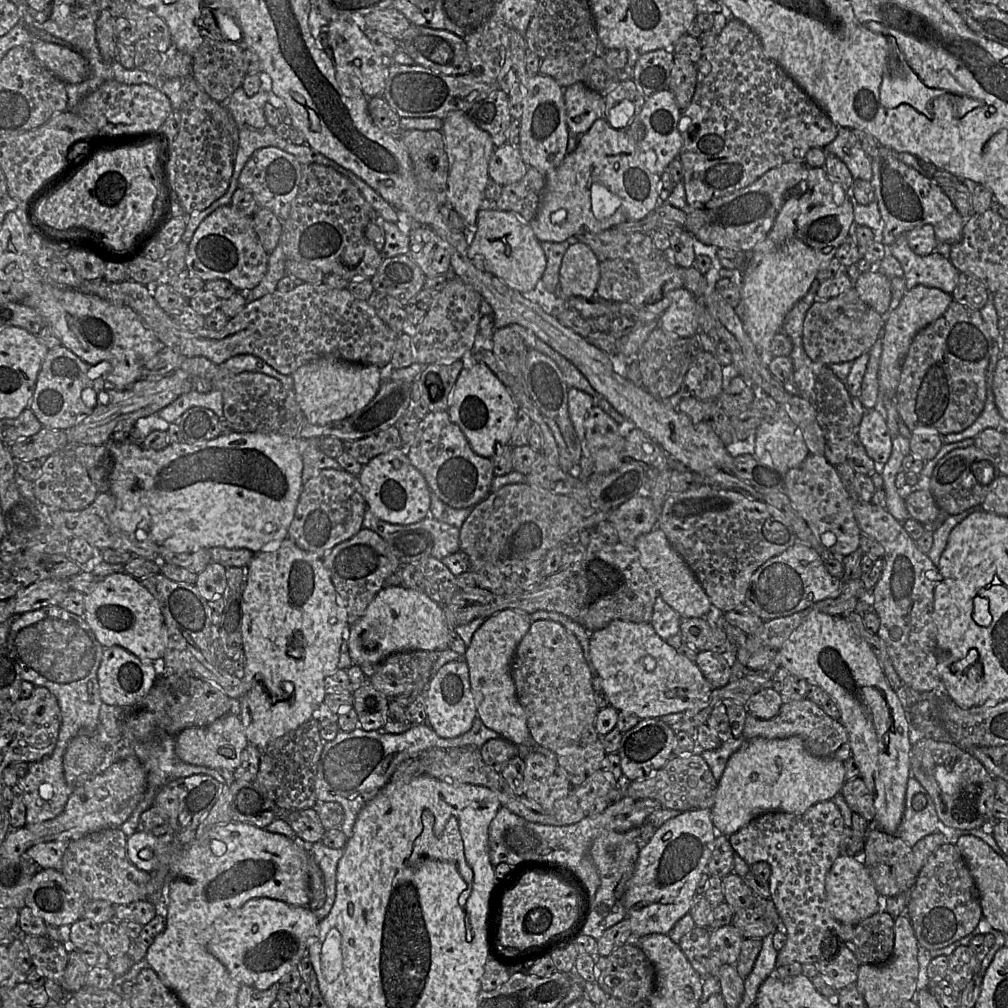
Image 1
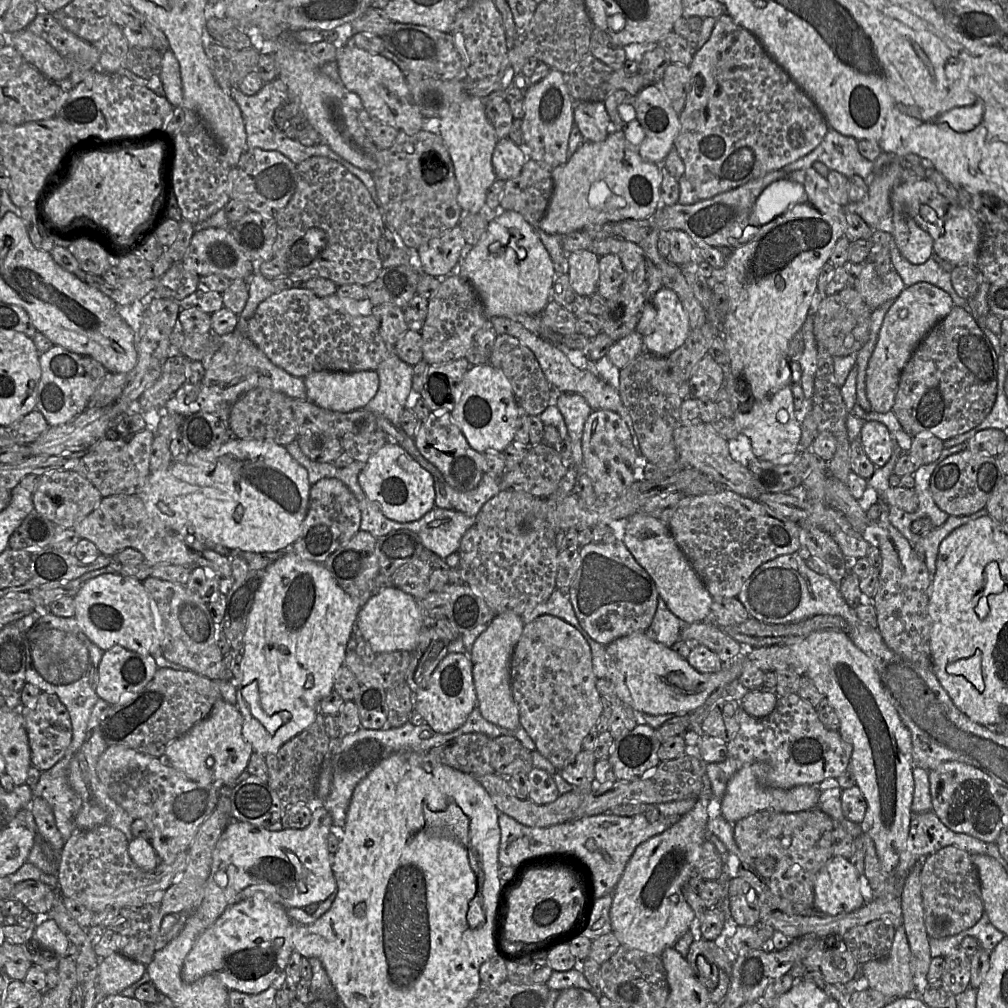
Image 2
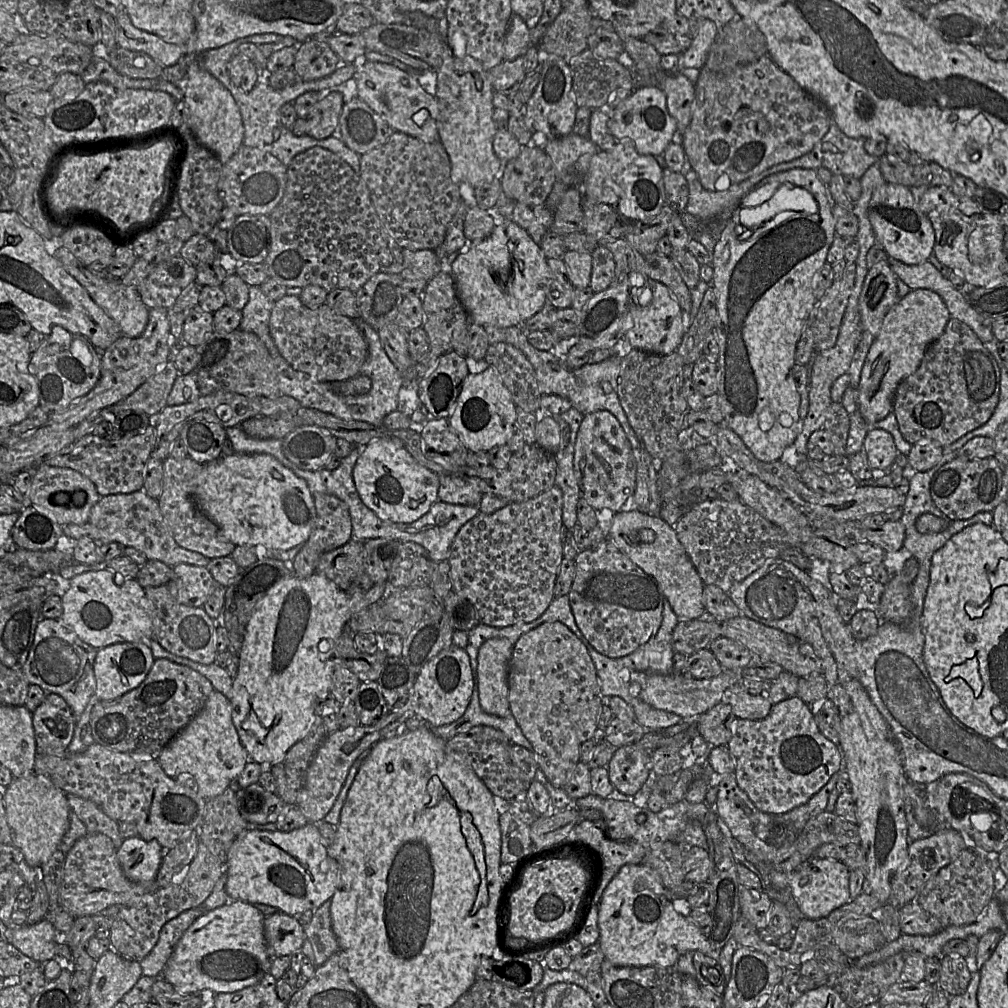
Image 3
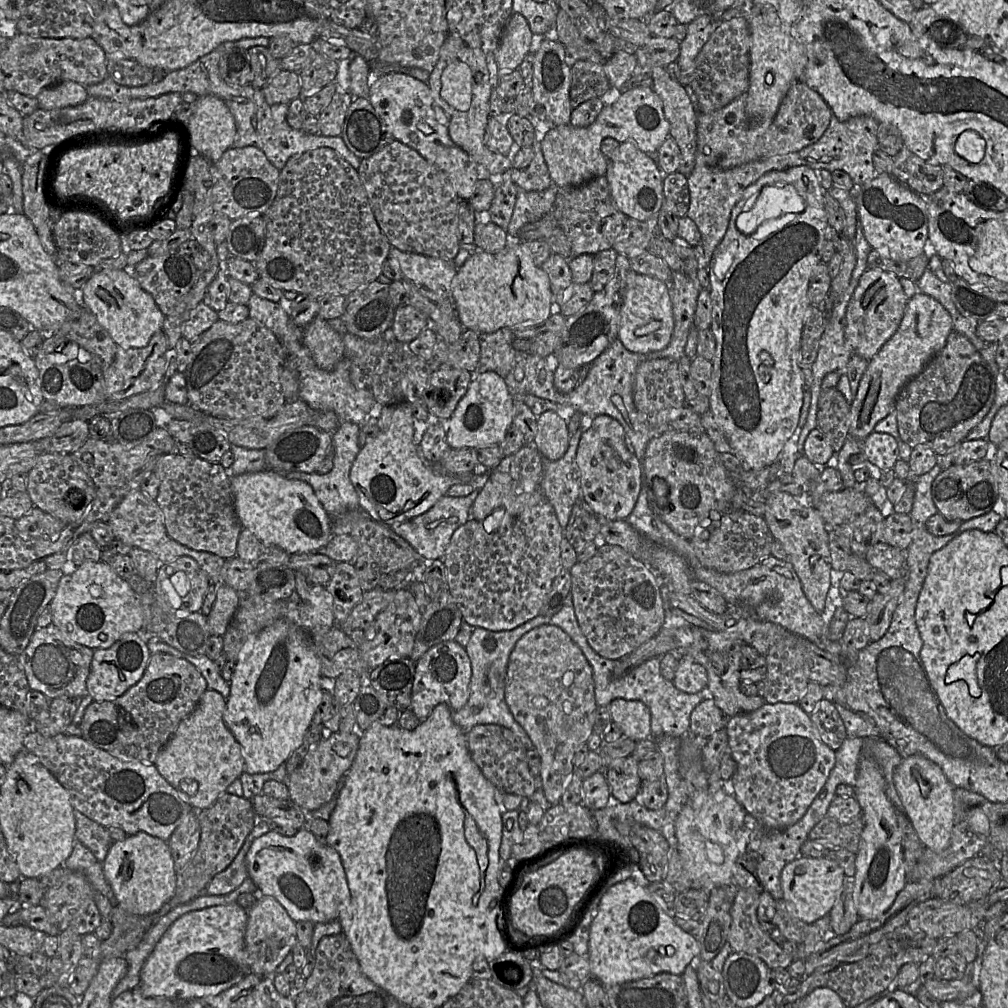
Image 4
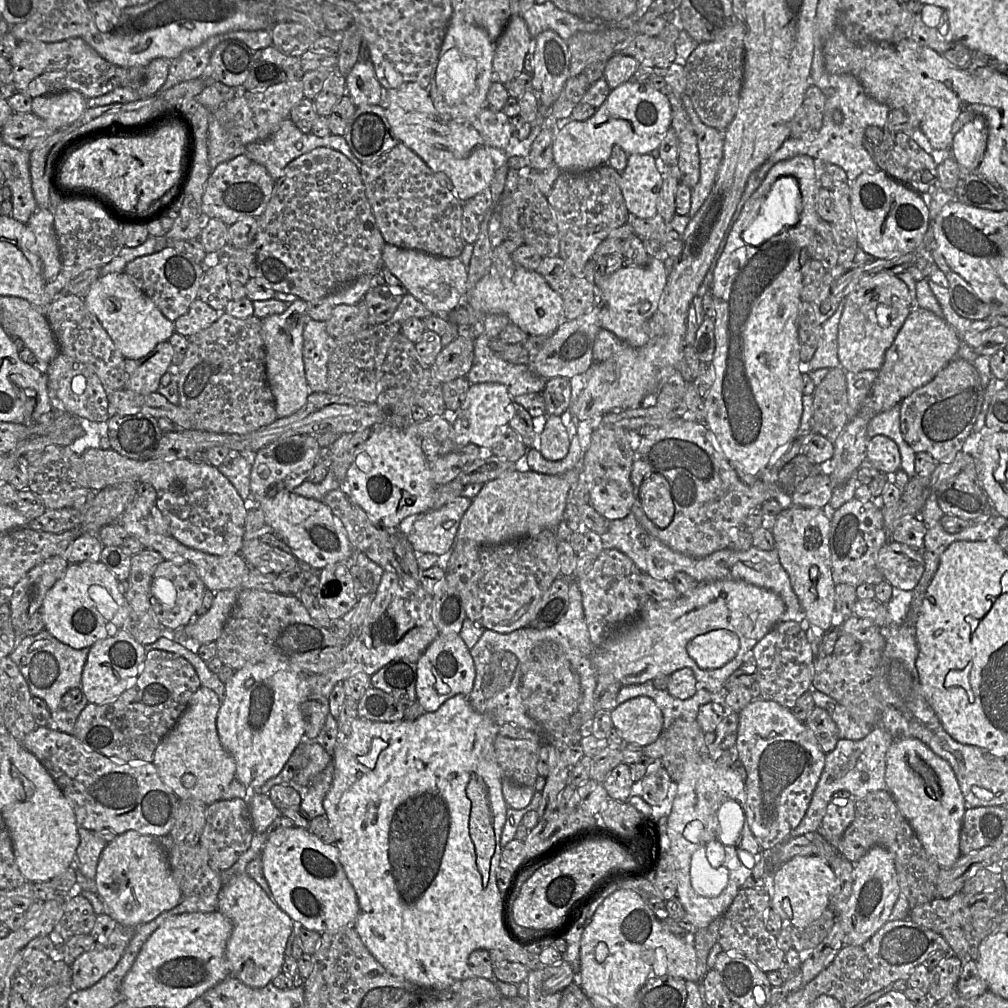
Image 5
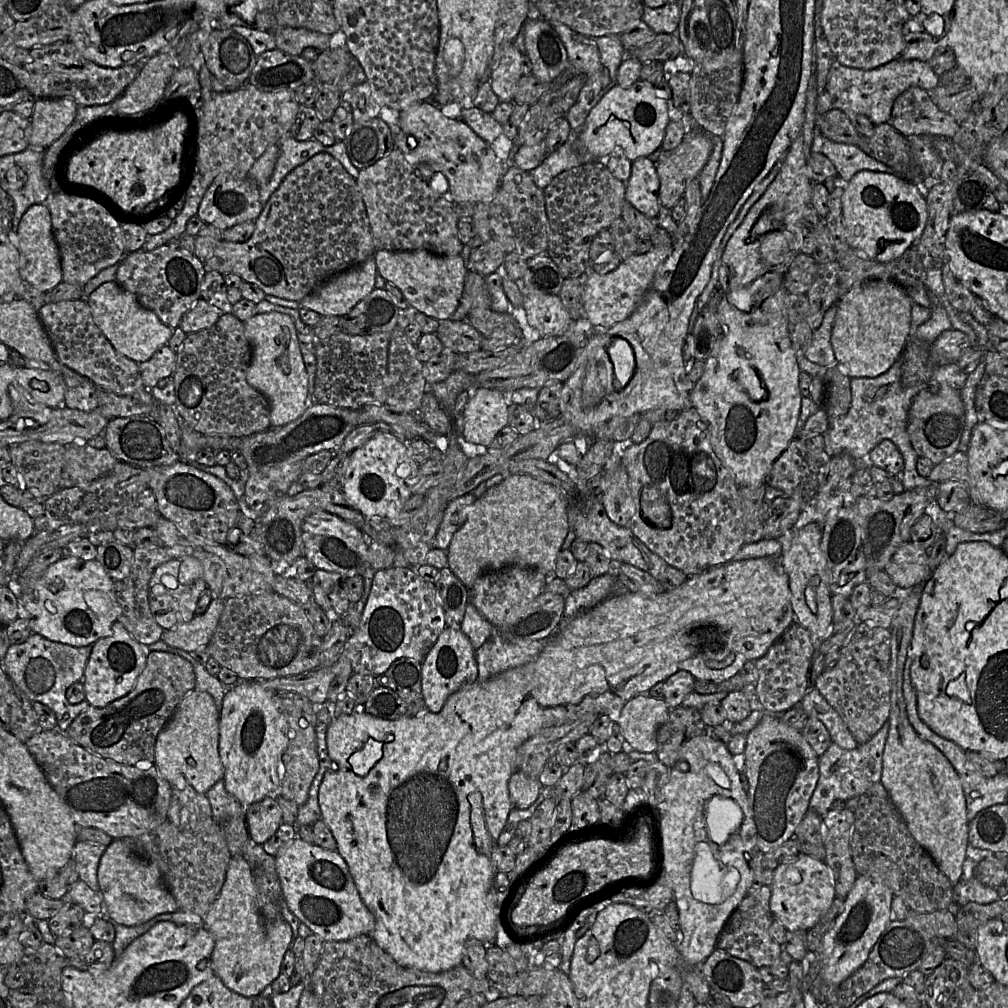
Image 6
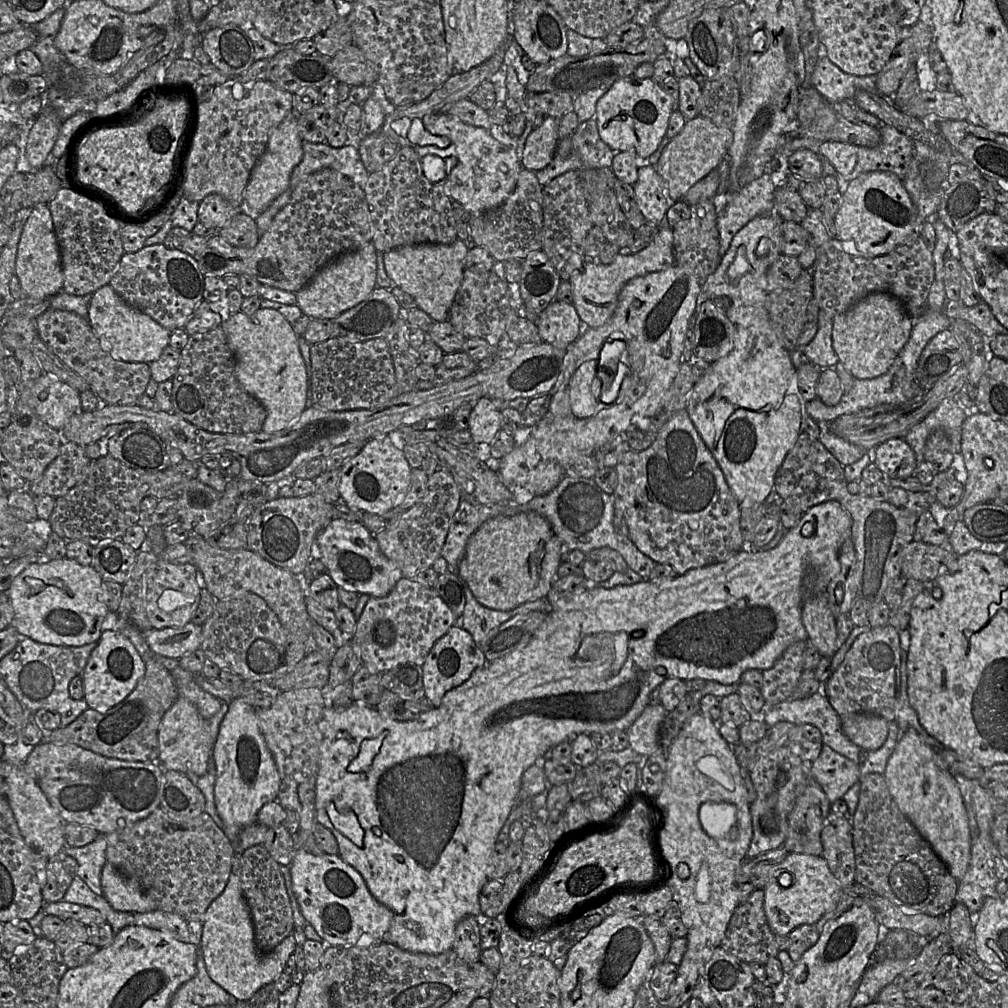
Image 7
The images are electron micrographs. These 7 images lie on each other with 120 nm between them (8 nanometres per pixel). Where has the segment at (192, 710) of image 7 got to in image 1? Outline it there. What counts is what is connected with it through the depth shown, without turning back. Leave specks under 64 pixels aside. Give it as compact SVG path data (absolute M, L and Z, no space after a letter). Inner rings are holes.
M228 713L207 726L192 726L182 730L175 739L175 752L189 764L234 771L241 764L243 751L248 744L240 716Z

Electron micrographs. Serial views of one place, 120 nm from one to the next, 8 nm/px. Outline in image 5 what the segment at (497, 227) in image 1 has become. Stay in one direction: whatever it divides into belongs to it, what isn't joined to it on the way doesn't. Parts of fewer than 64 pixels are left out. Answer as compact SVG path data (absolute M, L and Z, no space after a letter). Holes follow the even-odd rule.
M492 264L490 273L467 294L465 302L483 315L505 314L528 335L551 335L562 322L562 295L554 291L539 273L522 267L516 267L514 275L506 279L497 274Z

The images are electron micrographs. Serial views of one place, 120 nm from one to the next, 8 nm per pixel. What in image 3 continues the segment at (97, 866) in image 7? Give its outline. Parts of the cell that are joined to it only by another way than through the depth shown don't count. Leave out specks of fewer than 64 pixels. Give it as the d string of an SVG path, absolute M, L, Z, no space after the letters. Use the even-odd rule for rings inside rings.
M66 794L71 810L84 823L88 834L101 833L111 839L119 849L124 838L119 832L119 822L108 817L94 802Z

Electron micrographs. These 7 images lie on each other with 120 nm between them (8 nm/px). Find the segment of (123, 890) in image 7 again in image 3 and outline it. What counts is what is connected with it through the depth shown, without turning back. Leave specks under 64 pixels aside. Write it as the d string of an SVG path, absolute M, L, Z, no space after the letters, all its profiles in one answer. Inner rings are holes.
M141 837L124 839L117 850L117 858L126 877L136 883L151 884L159 870L165 849L155 841L145 841Z

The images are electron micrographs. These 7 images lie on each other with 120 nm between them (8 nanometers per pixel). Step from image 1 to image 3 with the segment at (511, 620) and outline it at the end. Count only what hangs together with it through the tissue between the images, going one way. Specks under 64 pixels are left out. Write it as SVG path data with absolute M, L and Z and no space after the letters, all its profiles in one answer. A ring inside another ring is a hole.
M506 638L486 640L478 650L477 686L482 710L490 715L511 714L508 701L508 663L513 644Z

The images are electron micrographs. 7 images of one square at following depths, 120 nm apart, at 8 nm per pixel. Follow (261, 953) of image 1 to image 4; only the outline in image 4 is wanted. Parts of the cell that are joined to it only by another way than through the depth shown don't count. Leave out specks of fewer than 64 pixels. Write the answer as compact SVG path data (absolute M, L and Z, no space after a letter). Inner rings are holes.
M238 903L192 911L179 917L163 934L140 971L139 987L145 997L188 1001L218 995L250 973L245 949L248 910Z

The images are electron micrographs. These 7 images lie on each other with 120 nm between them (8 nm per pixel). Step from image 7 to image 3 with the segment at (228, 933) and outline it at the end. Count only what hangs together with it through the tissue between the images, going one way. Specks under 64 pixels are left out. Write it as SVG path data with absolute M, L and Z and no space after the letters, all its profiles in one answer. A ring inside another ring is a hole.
M281 911L265 916L264 937L271 959L301 951L306 939L305 931L297 919Z

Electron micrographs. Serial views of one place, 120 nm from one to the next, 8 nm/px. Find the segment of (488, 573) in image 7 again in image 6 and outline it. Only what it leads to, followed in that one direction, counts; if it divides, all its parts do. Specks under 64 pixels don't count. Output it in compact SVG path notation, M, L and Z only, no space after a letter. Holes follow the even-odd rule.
M510 474L471 505L464 524L454 534L446 551L447 568L468 590L483 573L512 565L534 568L548 577L554 576L555 561L569 531L567 511L568 501L551 484L526 474Z

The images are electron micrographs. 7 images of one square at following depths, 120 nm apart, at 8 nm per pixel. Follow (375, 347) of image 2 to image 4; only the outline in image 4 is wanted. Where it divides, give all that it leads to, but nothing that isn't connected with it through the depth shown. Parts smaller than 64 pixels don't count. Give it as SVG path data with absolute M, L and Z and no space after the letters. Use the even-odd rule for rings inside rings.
M319 316L302 328L302 341L322 370L333 370L344 356L342 336Z

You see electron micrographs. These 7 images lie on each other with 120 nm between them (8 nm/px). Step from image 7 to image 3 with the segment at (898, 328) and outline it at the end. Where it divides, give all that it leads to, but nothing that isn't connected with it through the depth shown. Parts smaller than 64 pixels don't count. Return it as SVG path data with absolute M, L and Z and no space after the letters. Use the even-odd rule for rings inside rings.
M886 261L873 265L865 278L860 295L860 320L863 331L876 337L885 315L900 299L897 295L897 276Z

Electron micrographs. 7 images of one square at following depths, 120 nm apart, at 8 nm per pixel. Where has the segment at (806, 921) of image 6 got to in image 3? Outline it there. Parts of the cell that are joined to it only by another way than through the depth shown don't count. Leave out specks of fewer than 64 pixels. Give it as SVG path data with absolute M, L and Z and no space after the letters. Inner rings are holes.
M810 858L788 875L788 889L805 918L816 920L828 916L835 909L851 901L850 870L835 859Z

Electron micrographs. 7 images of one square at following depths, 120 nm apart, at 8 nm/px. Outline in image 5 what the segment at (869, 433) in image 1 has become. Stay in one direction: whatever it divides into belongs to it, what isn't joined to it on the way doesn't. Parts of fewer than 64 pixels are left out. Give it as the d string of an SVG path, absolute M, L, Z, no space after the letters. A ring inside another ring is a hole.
M876 435L869 439L866 458L881 473L893 475L901 469L901 455L897 444L887 436Z

